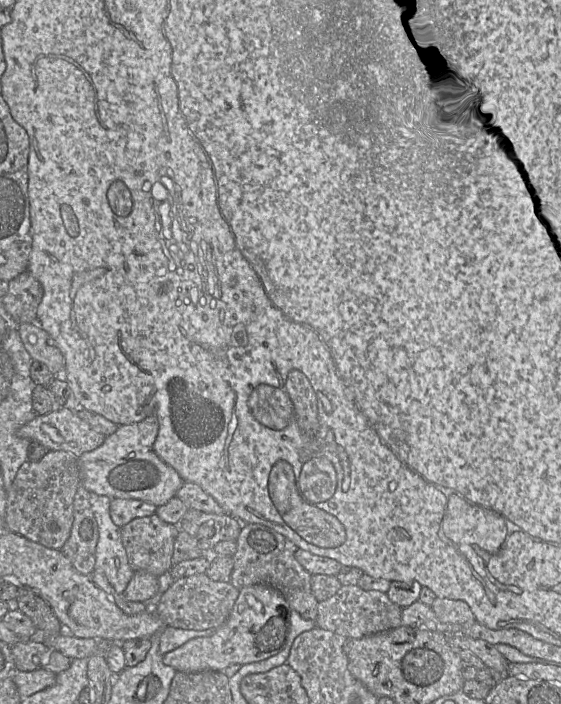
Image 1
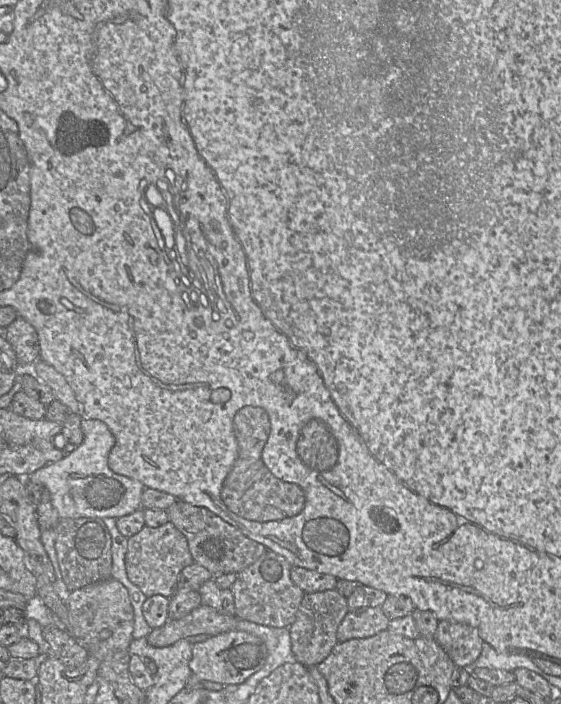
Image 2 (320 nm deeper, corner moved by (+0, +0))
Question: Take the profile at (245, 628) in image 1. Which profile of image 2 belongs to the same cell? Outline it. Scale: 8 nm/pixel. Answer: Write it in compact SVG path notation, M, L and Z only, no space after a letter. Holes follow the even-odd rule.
M231 630L193 644L192 657L189 662L191 677L185 687L197 687L203 681L223 684L241 684L259 671L267 659L265 643L253 634L245 631Z

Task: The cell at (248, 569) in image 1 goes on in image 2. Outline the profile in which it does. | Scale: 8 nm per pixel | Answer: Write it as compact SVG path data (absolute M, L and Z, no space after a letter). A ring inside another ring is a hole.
M268 549L253 564L238 572L230 588L234 595L234 615L261 625L289 628L305 595L291 579L291 569L292 565L283 556Z

